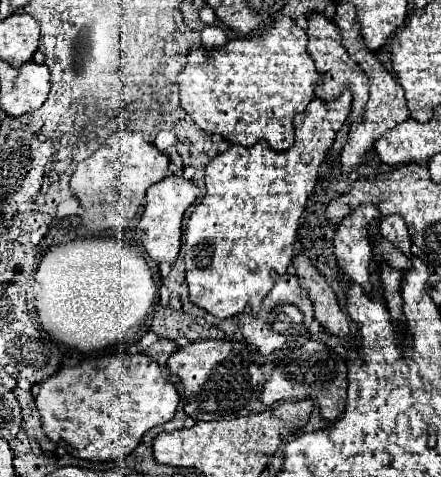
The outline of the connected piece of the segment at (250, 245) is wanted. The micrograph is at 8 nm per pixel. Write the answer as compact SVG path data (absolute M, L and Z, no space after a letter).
M345 87L333 101L313 99L305 111L293 117L295 143L287 151L273 151L269 143L259 141L253 147L231 145L225 153L217 155L205 169L205 197L195 205L185 231L185 269L191 301L219 319L239 315L245 305L259 309L259 303L273 287L271 273L285 273L293 259L293 245L299 229L299 217L305 209L309 195L315 189L319 167L323 165L335 135L351 113L351 91Z

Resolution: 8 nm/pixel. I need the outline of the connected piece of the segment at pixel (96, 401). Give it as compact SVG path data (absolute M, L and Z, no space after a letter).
M110 354L87 359L77 367L63 367L41 383L39 395L35 397L45 435L53 443L67 443L69 454L87 461L115 461L129 455L145 431L173 419L177 403L179 395L175 385L163 377L157 361L147 355Z

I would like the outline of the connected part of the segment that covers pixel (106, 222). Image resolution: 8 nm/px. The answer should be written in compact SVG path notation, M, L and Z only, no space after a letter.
M113 133L105 145L77 165L71 177L71 191L83 209L83 225L91 231L127 229L143 205L145 191L163 179L163 171L169 171L167 155L147 143L141 133Z

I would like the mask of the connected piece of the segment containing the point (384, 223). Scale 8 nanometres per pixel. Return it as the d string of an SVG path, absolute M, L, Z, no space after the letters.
M381 215L377 221L377 229L397 249L401 249L405 255L411 255L411 239L409 239L407 225L405 225L401 215L387 215L387 217Z

